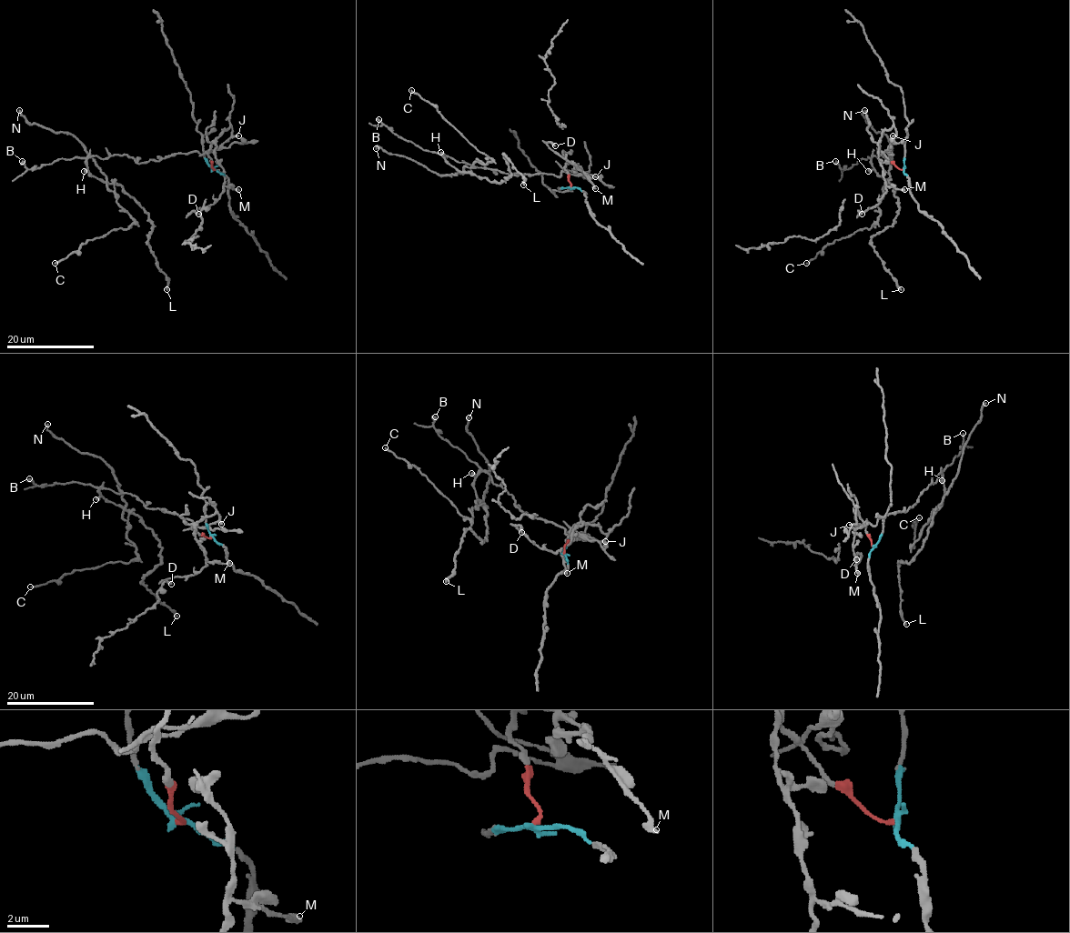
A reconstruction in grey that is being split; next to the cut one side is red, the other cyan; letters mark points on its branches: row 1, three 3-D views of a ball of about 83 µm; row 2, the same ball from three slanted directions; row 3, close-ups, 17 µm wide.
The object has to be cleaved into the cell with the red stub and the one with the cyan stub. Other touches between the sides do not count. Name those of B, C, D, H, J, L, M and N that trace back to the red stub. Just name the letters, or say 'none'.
B, C, D, H, J, L, M, N

